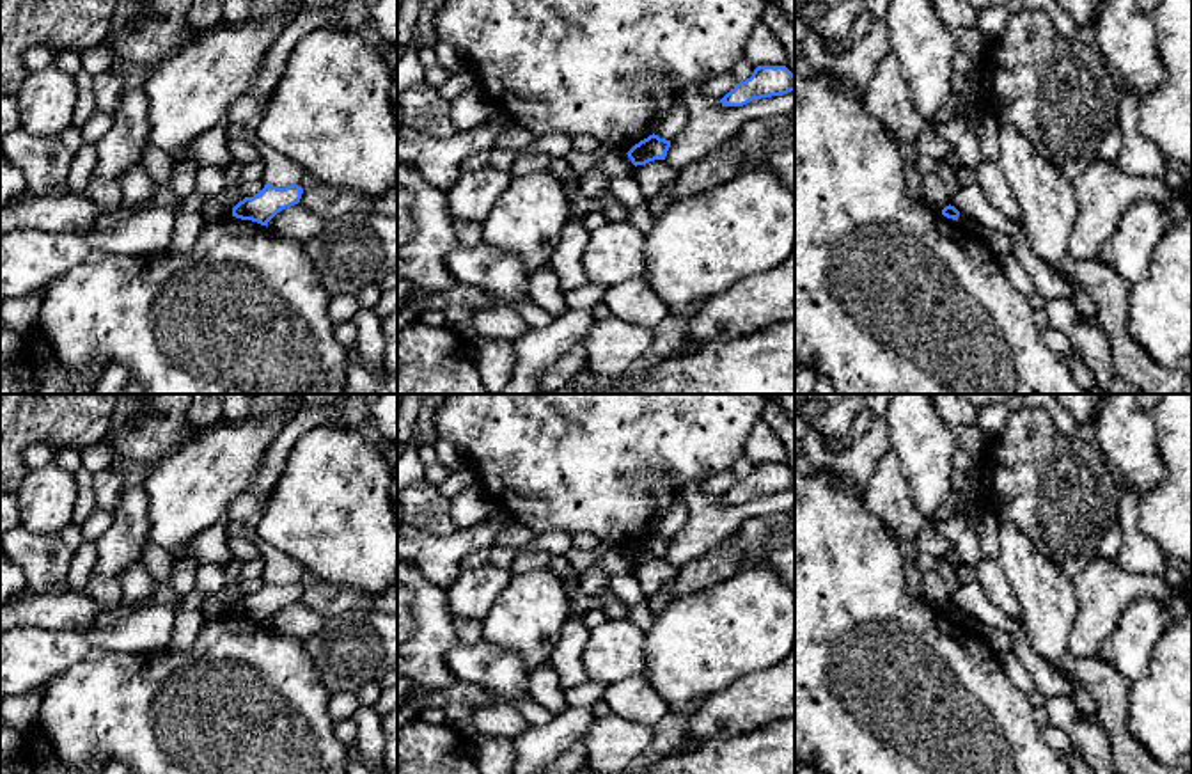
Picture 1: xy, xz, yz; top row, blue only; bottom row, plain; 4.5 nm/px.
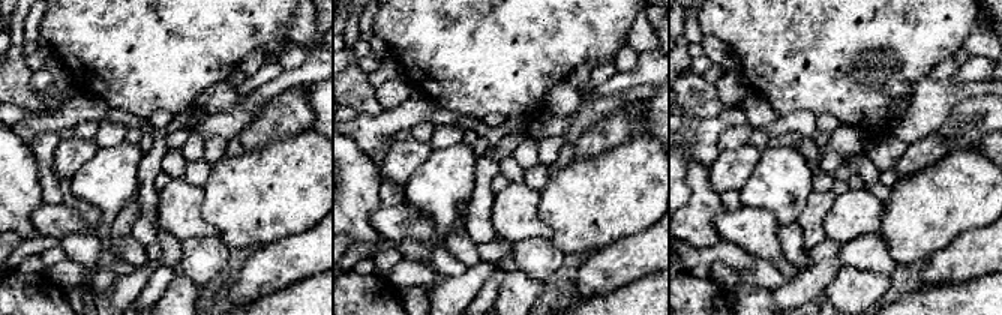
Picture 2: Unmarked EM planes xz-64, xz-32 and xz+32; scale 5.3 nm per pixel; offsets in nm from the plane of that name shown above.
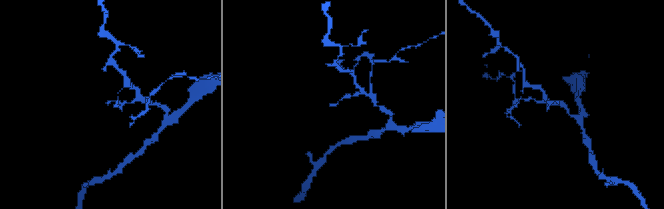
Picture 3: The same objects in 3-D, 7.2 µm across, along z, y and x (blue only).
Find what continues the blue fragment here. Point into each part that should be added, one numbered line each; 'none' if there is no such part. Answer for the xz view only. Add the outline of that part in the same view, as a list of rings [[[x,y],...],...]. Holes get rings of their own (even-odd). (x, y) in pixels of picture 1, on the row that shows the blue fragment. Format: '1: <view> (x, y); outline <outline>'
none

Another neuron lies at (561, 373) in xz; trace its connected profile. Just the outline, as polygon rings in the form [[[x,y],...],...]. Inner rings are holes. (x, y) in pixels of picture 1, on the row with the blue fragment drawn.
[[[587,337],[578,341],[568,353],[539,375],[537,391],[557,394],[573,382],[575,375],[587,362],[585,341]]]

